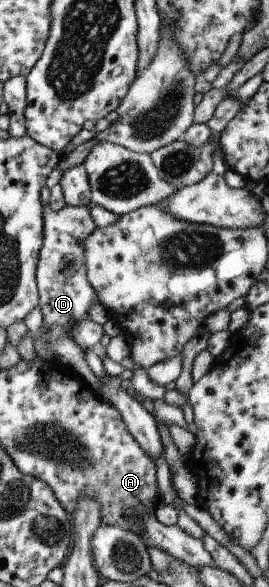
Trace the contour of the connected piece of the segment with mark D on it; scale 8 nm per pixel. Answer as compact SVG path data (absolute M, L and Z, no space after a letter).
M45 186L41 188L39 191L39 201L41 202L41 217L42 217L42 242L41 247L37 256L37 265L35 266L35 287L37 288L37 299L38 299L38 309L40 309L40 313L42 314L42 322L43 327L50 332L53 327L60 327L62 331L64 332L64 335L70 341L73 341L73 333L71 330L74 329L74 325L78 324L80 321L82 321L83 318L87 318L88 309L90 309L90 306L97 303L98 297L95 295L94 289L90 286L90 283L86 280L85 275L85 258L84 258L84 251L85 251L85 240L88 236L90 236L91 232L94 232L97 228L94 226L94 223L92 222L91 216L89 215L89 209L86 206L68 206L67 204L62 207L59 211L53 211L50 210L47 206L47 200L49 197L49 189L47 189Z

